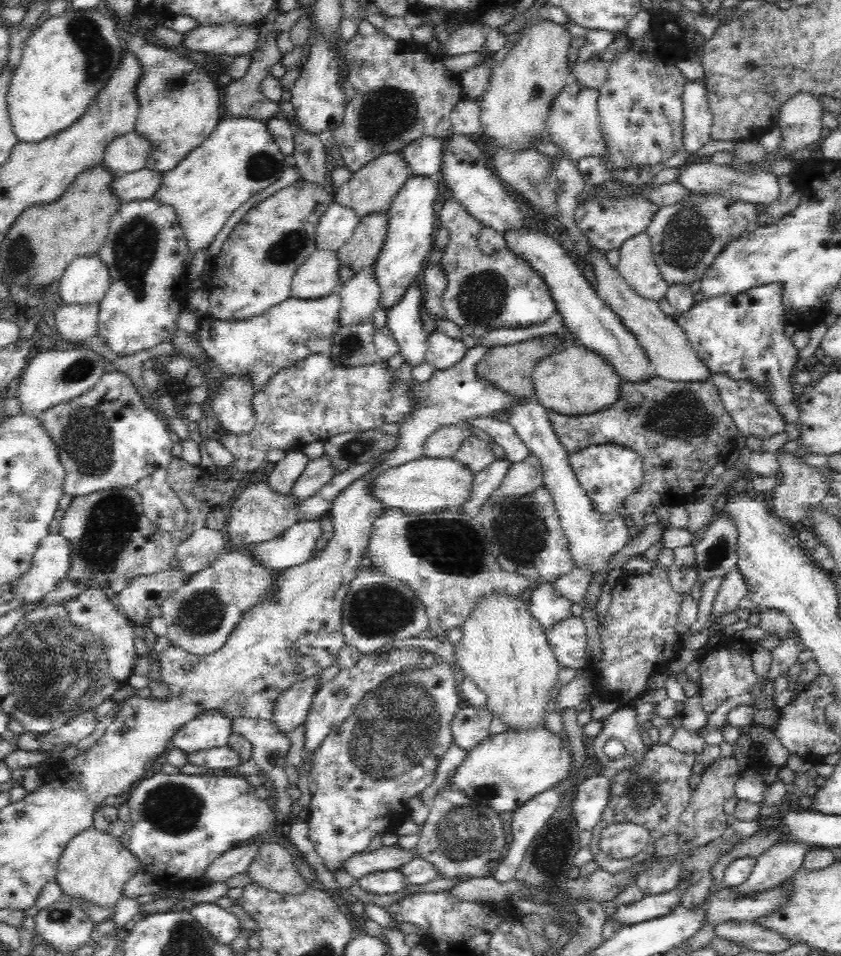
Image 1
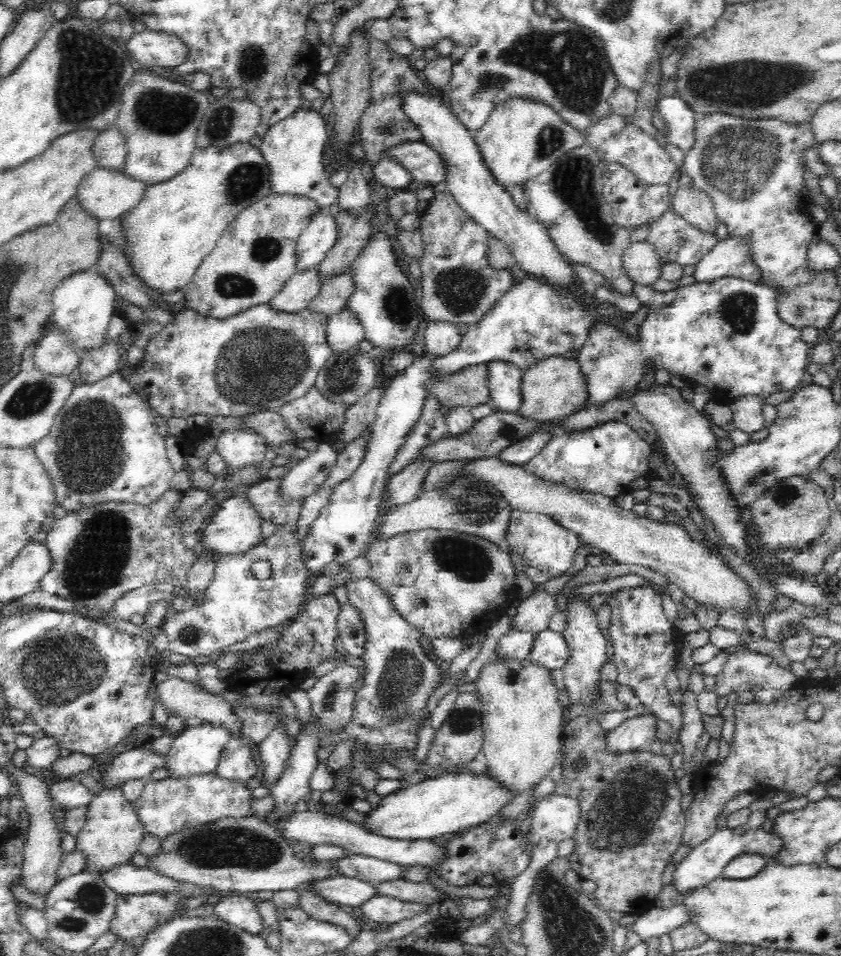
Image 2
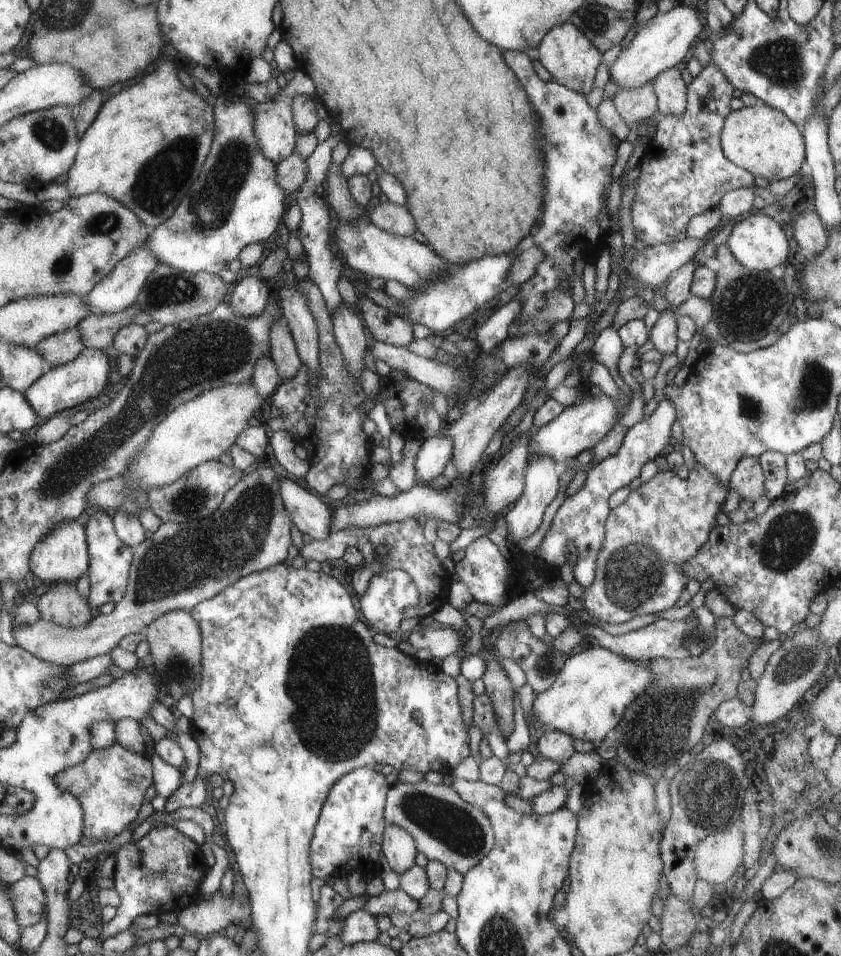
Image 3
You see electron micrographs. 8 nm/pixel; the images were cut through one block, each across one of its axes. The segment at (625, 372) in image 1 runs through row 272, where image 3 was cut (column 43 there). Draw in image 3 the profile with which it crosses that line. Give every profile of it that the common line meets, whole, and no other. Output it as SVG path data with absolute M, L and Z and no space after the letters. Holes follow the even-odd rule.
M68 521L50 533L35 548L31 567L34 574L49 584L60 581L77 582L82 576L87 575L91 567L91 546L87 525L82 526L80 522Z

